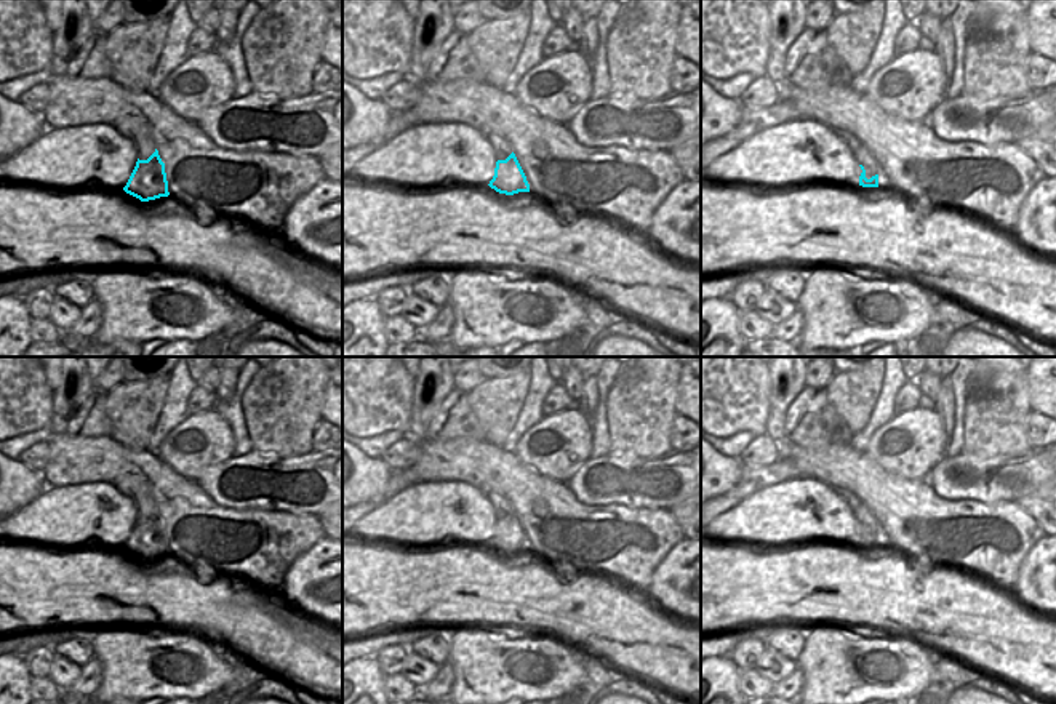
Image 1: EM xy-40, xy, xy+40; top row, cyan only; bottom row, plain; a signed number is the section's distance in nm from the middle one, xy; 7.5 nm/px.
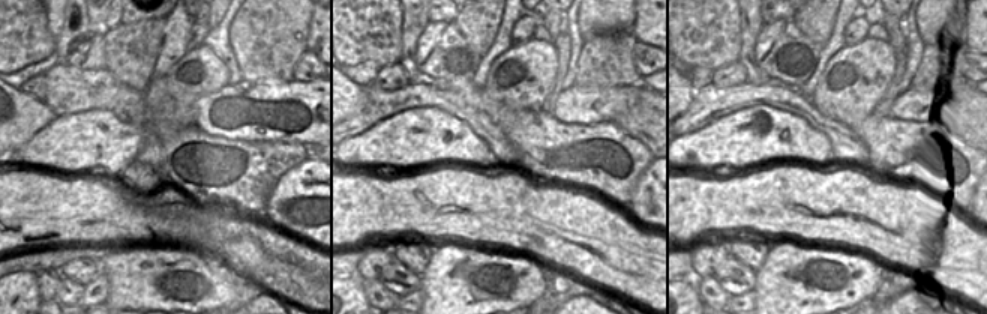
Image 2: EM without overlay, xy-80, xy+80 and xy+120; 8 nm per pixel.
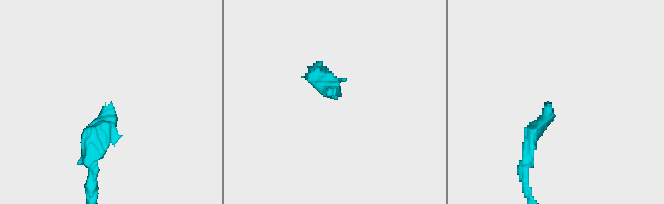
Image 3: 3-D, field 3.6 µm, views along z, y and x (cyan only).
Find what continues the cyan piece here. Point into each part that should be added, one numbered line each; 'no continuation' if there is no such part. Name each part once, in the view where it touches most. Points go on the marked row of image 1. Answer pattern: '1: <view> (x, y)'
1: xy-40 (130, 124)

